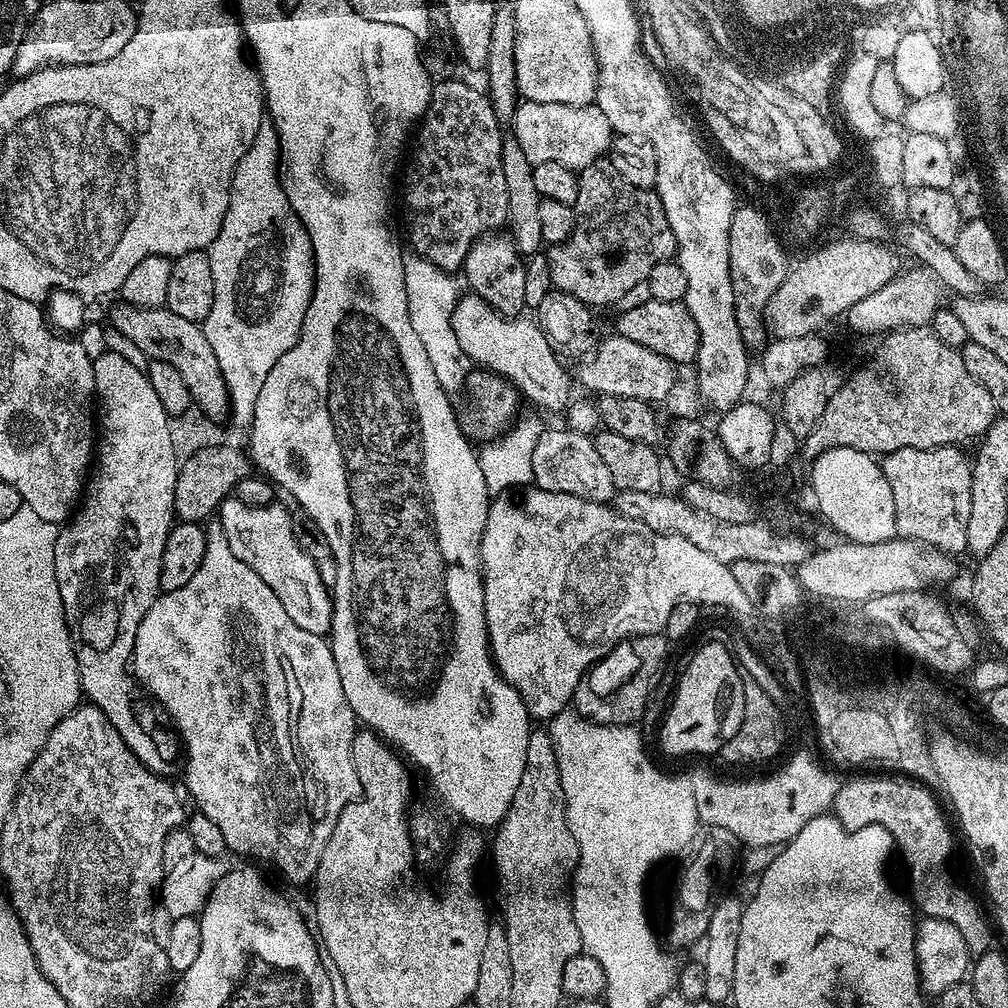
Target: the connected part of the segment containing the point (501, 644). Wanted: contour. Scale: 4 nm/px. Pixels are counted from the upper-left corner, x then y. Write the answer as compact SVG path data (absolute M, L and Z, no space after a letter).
M529 486L521 496L500 496L497 500L495 497L489 503L486 526L480 539L480 567L484 573L484 613L492 659L495 660L496 668L504 681L522 698L533 721L555 721L558 713L565 711L573 703L578 692L576 687L579 684L581 687L593 664L598 663L610 650L617 648L623 640L630 640L633 636L654 636L663 633L666 622L670 622L674 606L681 602L688 601L701 606L717 604L718 607L729 608L740 616L753 611L750 598L746 598L745 592L739 588L731 567L718 562L718 558L710 558L706 550L698 550L694 542L686 542L686 538L671 536L668 532L650 530L650 526L624 516L616 511L615 507L600 504L597 500L578 498L574 494L558 494L535 486Z

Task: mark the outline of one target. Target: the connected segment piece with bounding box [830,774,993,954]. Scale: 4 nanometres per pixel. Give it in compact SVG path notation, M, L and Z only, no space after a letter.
M884 774L888 776L860 776L857 780L844 780L837 796L833 799L831 811L841 826L846 829L865 828L871 824L882 826L894 841L895 851L900 852L904 859L904 868L908 871L908 884L912 887L911 899L915 907L922 910L925 917L942 919L950 922L962 934L968 951L972 954L983 954L993 947L992 932L988 929L988 920L982 909L976 905L976 900L948 873L948 859L952 856L952 832L944 821L944 812L940 804L927 792L923 783L917 782L901 774Z

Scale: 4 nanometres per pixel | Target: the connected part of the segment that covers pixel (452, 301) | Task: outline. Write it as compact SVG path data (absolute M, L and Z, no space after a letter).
M409 255L404 262L404 285L406 286L406 302L410 322L418 334L422 346L426 346L426 358L430 358L430 366L434 366L434 374L438 374L438 382L446 390L453 390L470 376L468 355L458 346L458 338L454 338L452 315L458 299L456 284L449 273L435 268L427 258Z

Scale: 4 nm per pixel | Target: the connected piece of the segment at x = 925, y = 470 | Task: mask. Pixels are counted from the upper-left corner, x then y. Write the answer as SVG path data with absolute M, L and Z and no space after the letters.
M956 446L947 448L903 448L887 453L883 457L882 467L886 482L890 482L890 490L894 494L894 502L890 505L891 515L896 516L897 537L905 540L917 540L920 544L927 544L929 548L936 548L940 552L949 554L963 553L968 547L966 530L970 518L970 494L972 493L972 464L960 453Z

